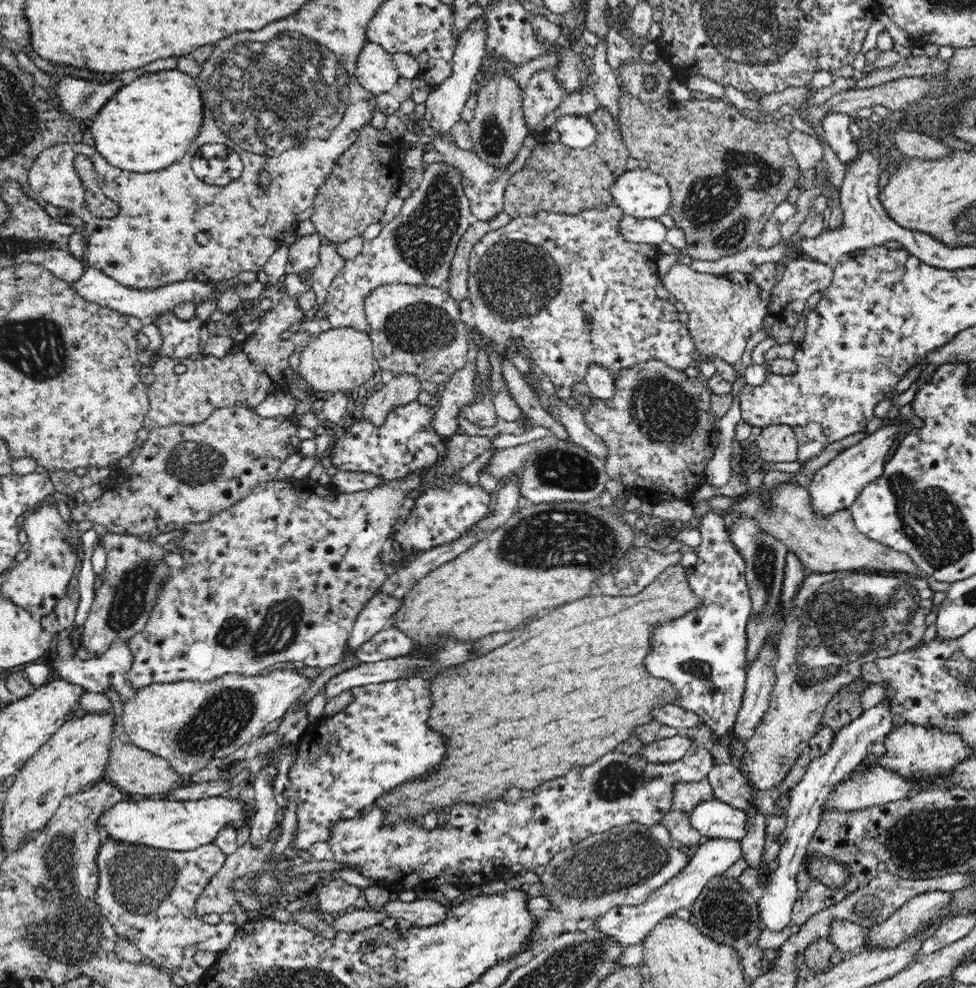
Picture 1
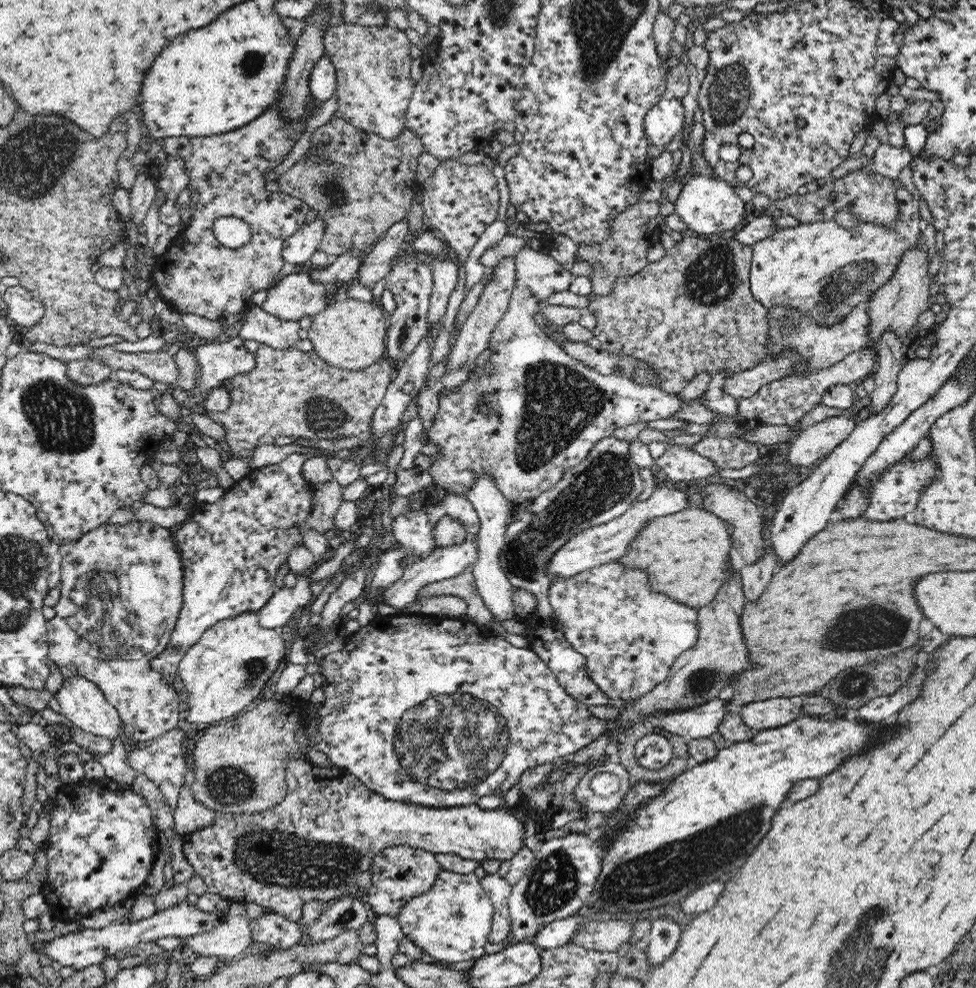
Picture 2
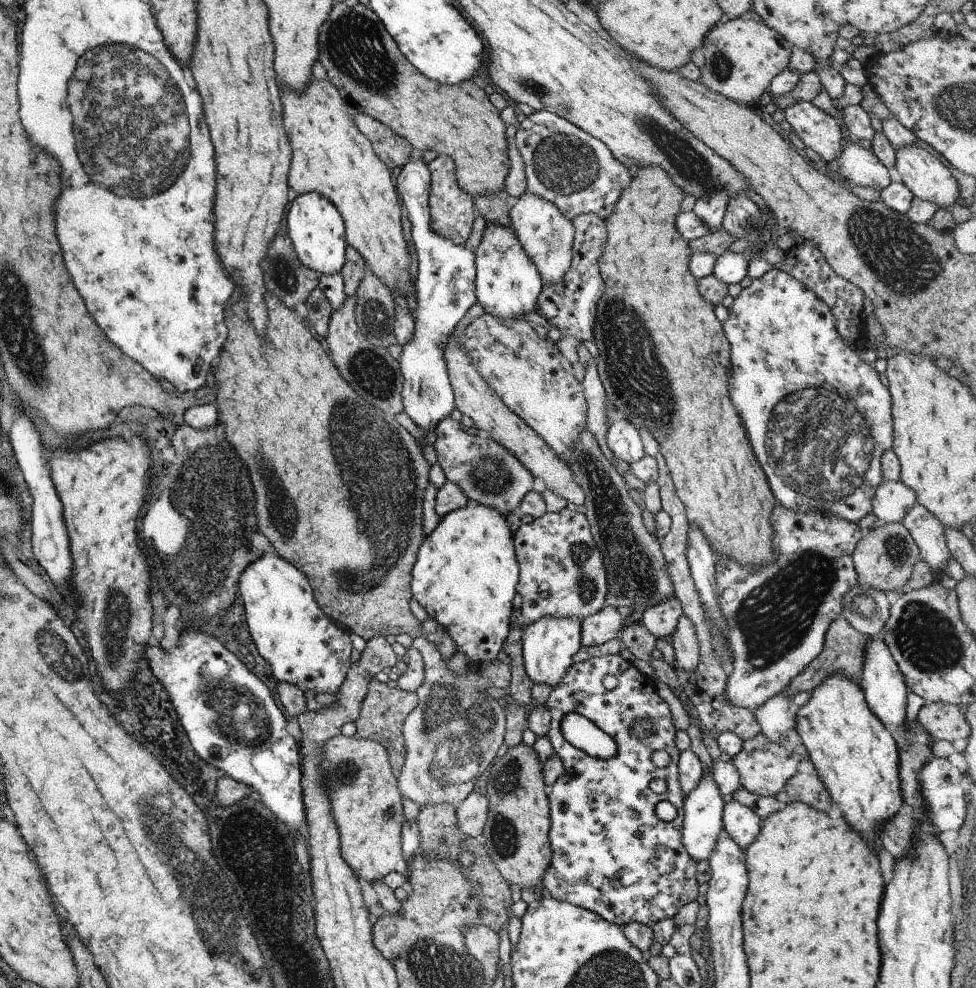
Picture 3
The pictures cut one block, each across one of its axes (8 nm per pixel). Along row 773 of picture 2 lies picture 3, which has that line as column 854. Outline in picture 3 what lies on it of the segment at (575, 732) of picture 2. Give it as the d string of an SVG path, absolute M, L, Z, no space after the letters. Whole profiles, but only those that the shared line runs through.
M769 269L749 286L741 289L740 293L733 298L731 307L727 309L727 318L721 323L721 330L726 341L730 344L730 373L728 378L729 398L733 408L737 410L737 416L745 430L747 440L751 444L753 454L765 473L767 484L774 498L787 510L805 514L815 512L833 514L835 518L847 520L856 524L872 512L872 498L875 488L883 479L879 458L885 450L889 450L893 442L893 421L891 420L891 397L887 387L883 386L873 368L873 363L865 364L855 350L851 350L845 342L841 342L837 330L835 330L835 318L831 316L825 302L821 302L811 290L807 290L799 280L795 280L785 272Z

